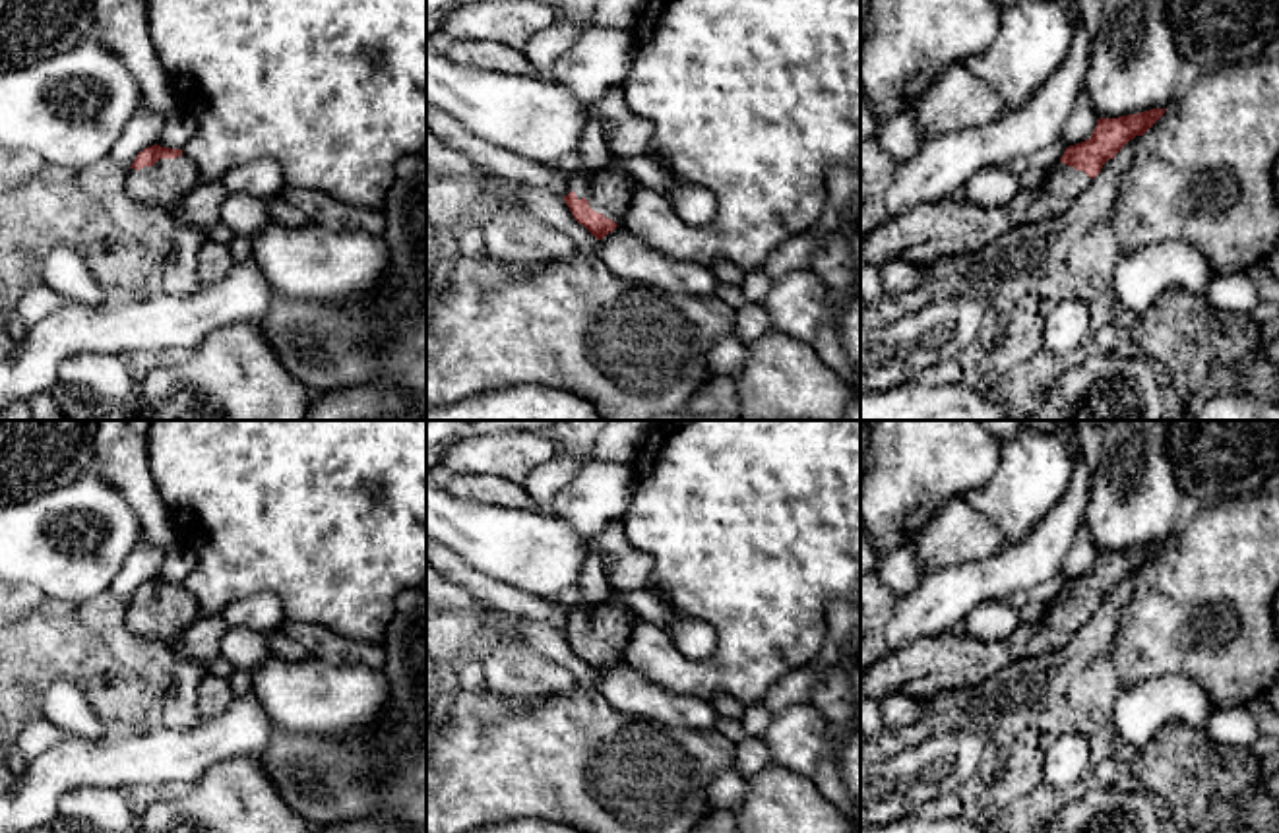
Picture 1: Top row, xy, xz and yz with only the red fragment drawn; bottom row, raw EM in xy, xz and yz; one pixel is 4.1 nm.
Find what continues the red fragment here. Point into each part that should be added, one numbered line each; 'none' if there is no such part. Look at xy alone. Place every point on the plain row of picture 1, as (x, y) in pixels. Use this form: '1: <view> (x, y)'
1: xy (167, 617)

